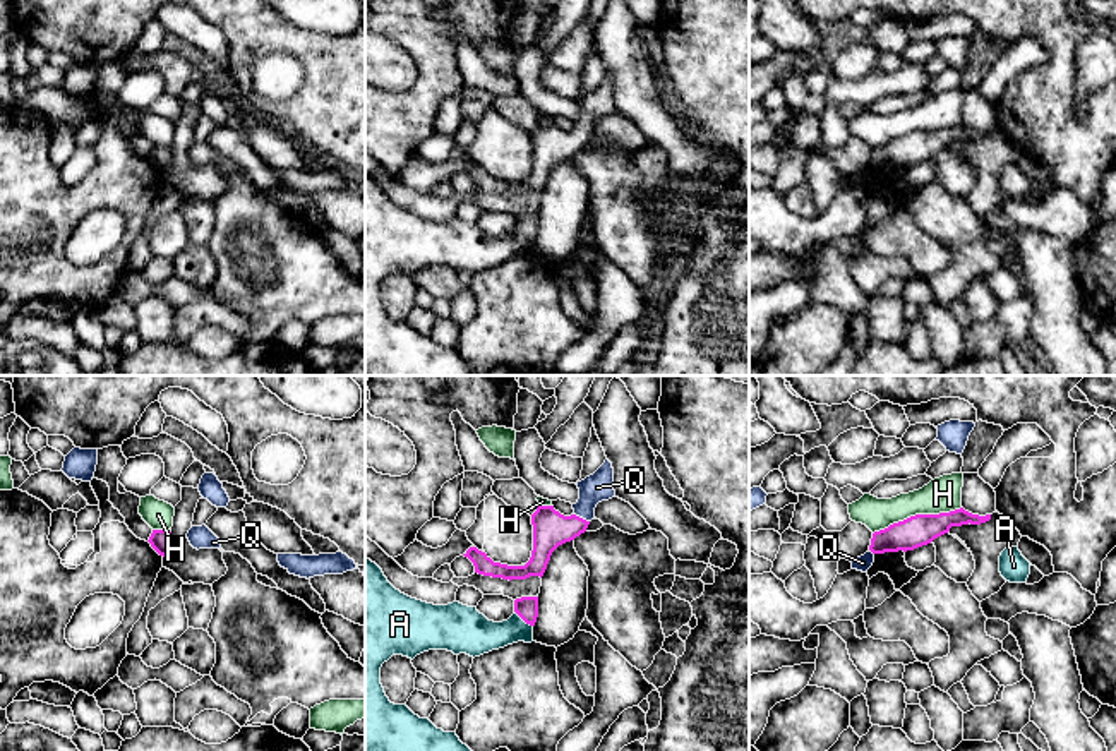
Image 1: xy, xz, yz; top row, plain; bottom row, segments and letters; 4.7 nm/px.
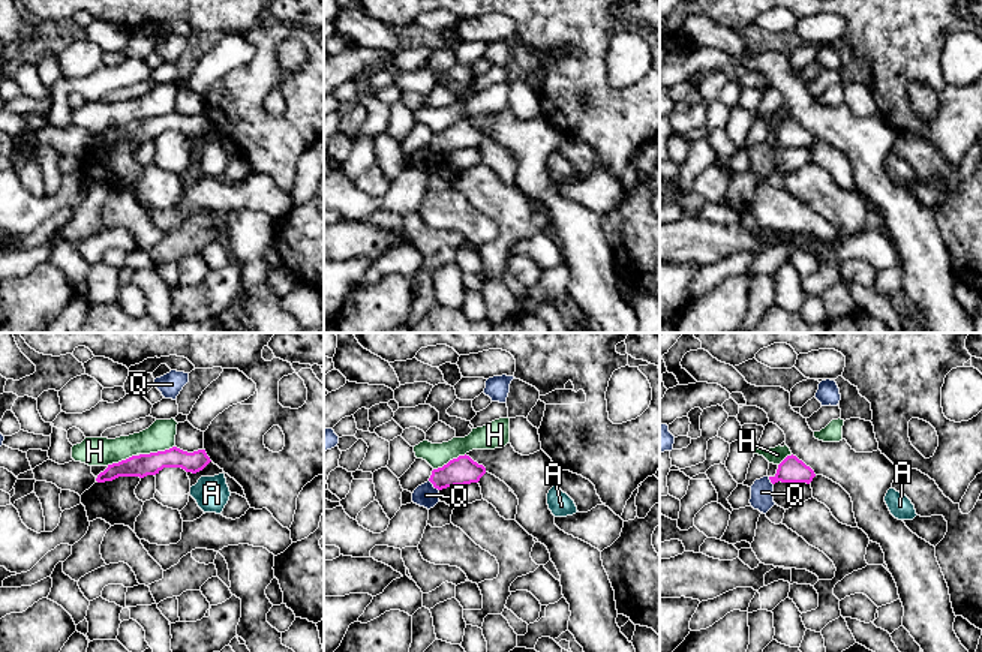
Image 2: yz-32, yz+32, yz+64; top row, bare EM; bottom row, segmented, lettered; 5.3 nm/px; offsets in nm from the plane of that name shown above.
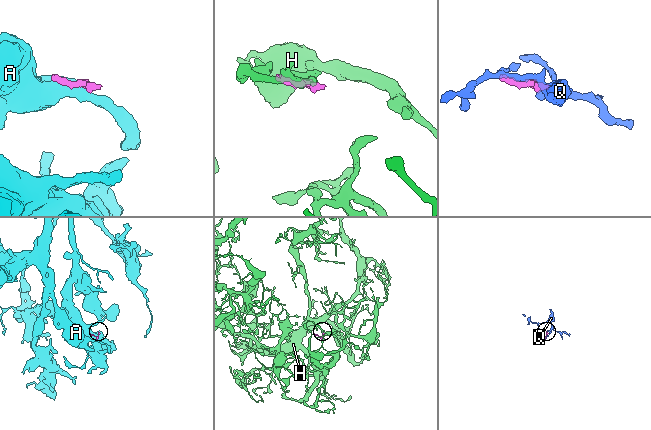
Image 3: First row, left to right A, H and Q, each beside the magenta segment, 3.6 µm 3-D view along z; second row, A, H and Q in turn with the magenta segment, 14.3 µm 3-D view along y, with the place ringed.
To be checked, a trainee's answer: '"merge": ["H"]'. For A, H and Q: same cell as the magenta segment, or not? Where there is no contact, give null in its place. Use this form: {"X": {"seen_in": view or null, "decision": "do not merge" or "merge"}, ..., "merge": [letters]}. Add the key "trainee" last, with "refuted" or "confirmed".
{"A": {"seen_in": "xz", "decision": "do not merge"}, "H": {"seen_in": "yz", "decision": "do not merge"}, "Q": {"seen_in": "xz", "decision": "merge"}, "merge": ["Q"], "trainee": "refuted"}

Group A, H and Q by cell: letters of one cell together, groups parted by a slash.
A / H / Q

